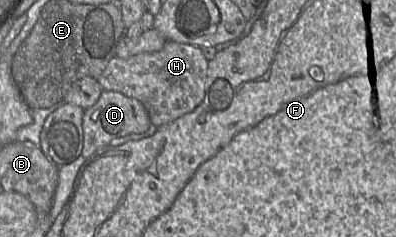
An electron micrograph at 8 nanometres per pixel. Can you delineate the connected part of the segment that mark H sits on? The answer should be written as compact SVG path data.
M166 41L160 51L111 59L97 79L103 90L120 92L141 102L159 128L192 112L203 100L208 62L200 47Z

